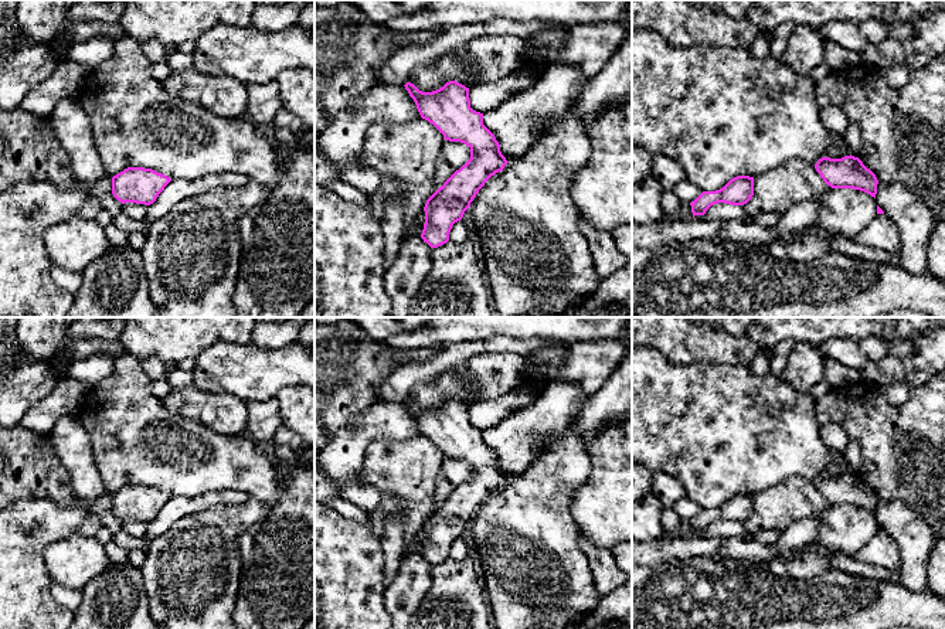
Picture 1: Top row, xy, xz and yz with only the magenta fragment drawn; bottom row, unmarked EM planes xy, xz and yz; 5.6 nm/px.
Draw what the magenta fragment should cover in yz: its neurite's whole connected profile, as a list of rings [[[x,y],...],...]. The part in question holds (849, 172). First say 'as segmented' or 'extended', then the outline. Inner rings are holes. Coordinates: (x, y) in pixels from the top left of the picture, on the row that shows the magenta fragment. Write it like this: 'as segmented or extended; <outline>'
as segmented; [[[822,157],[815,164],[816,171],[832,188],[860,190],[876,198],[878,180],[859,157]]]

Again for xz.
as segmented; [[[449,81],[432,92],[422,92],[411,82],[404,86],[414,99],[421,118],[432,123],[445,140],[460,142],[470,147],[470,159],[426,200],[424,207],[425,224],[421,238],[431,248],[438,248],[449,241],[452,225],[462,220],[485,183],[502,171],[509,162],[502,154],[494,135],[483,125],[483,113],[470,108],[469,88],[456,81]]]

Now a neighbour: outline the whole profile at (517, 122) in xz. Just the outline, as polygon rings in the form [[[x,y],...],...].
[[[577,64],[550,65],[538,82],[483,113],[507,162],[523,156],[547,128],[560,123],[588,84]]]

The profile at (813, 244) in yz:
[[[815,224],[803,228],[802,237],[791,244],[775,239],[769,251],[781,261],[810,262],[829,251],[829,242],[826,231]]]

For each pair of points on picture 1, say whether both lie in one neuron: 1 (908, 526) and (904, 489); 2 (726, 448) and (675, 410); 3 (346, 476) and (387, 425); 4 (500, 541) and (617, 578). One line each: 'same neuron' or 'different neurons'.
1: different neurons
2: same neuron
3: same neuron
4: different neurons

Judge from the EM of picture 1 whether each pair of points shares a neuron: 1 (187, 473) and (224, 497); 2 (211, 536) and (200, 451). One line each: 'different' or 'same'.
1: different
2: different

